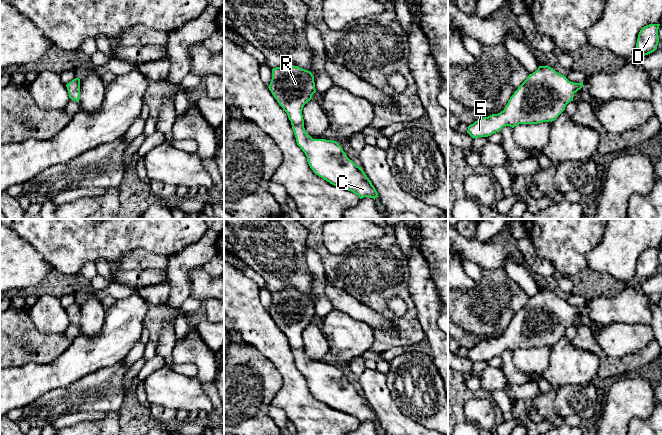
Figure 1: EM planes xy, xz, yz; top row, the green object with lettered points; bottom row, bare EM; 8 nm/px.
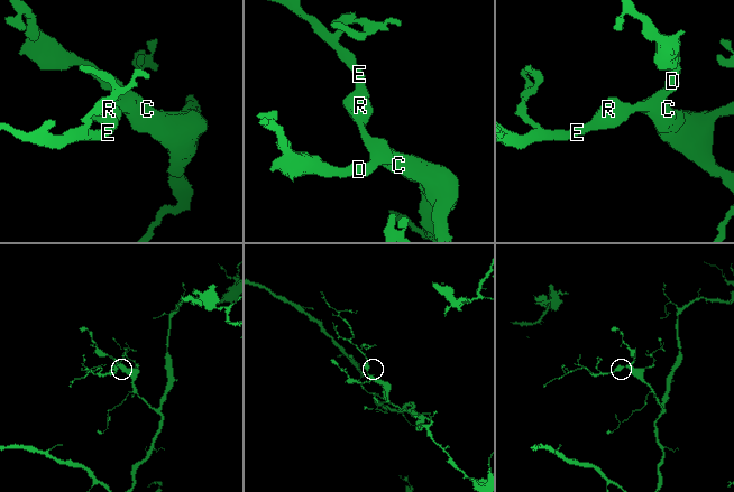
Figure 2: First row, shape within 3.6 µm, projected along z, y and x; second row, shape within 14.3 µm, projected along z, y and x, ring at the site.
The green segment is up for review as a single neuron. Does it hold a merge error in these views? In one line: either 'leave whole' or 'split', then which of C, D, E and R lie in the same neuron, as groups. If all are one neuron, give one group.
leave whole; groups C D E R

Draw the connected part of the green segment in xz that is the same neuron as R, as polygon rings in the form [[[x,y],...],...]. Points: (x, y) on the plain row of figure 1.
[[[292,289],[273,292],[272,303],[268,312],[279,329],[287,337],[297,369],[305,377],[308,388],[316,399],[334,410],[353,416],[360,423],[370,421],[375,424],[376,421],[379,421],[375,411],[361,391],[357,390],[347,381],[342,371],[336,365],[313,363],[306,357],[302,334],[304,329],[313,323],[312,319],[316,316],[314,300],[310,295]]]

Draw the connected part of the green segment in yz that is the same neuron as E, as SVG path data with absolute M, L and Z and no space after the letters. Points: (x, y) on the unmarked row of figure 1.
M547 289L539 290L514 316L503 335L475 345L467 357L474 363L488 361L505 350L552 346L582 310L583 306L571 306Z

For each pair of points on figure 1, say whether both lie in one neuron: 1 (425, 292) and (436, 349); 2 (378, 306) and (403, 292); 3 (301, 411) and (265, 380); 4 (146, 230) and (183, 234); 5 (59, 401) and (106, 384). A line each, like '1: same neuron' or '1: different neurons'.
1: same neuron
2: same neuron
3: different neurons
4: same neuron
5: same neuron

